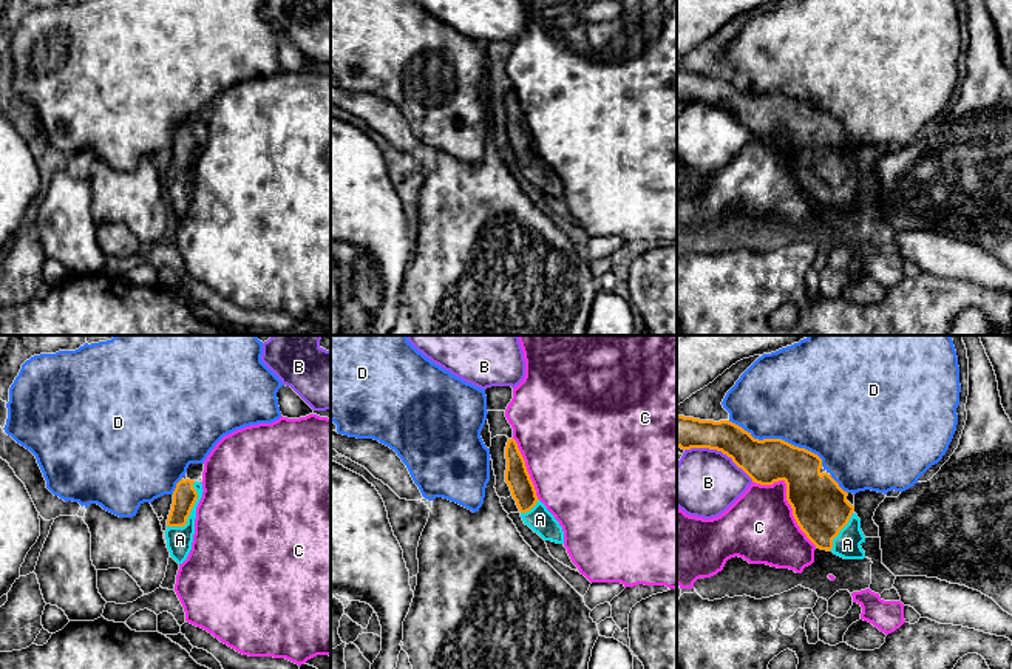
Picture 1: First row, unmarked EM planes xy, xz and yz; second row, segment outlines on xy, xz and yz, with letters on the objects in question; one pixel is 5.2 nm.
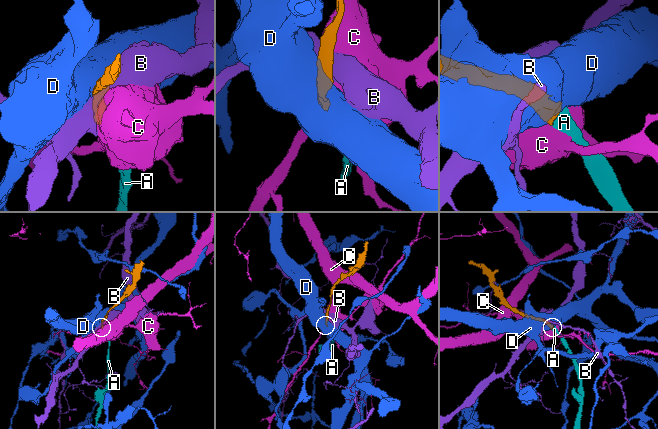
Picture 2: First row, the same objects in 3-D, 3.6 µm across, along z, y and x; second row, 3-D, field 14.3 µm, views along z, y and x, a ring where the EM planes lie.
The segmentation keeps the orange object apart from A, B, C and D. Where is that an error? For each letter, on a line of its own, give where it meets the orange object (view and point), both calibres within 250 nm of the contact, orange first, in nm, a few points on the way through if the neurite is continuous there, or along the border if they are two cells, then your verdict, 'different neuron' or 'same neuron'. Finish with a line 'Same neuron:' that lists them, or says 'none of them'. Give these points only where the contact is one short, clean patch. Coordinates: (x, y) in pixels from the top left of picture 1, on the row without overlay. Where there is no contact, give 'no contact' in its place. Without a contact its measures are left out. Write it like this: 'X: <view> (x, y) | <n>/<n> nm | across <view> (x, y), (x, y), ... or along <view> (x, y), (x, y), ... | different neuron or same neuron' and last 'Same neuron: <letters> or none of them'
A: xy (190, 164) | 130/130 nm | across xy (184, 150), (190, 164), (179, 183), (179, 193) | same neuron
B: yz (719, 104) | 220/360 nm | different neuron
C: yz (787, 153) | 280/360 nm | different neuron
D: yz (777, 93) | 240/480 nm | different neuron
Same neuron: A

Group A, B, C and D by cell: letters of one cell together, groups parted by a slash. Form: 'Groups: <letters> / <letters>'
Groups: A / B / C / D

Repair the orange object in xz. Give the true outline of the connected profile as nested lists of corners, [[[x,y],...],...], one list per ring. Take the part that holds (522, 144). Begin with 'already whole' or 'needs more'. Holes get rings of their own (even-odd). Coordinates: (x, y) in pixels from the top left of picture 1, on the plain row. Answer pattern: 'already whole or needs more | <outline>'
needs more | [[[508,93],[505,100],[505,136],[521,165],[521,171],[544,195],[564,198],[564,185],[555,170],[538,153],[535,139],[525,121],[525,114],[514,93]]]

